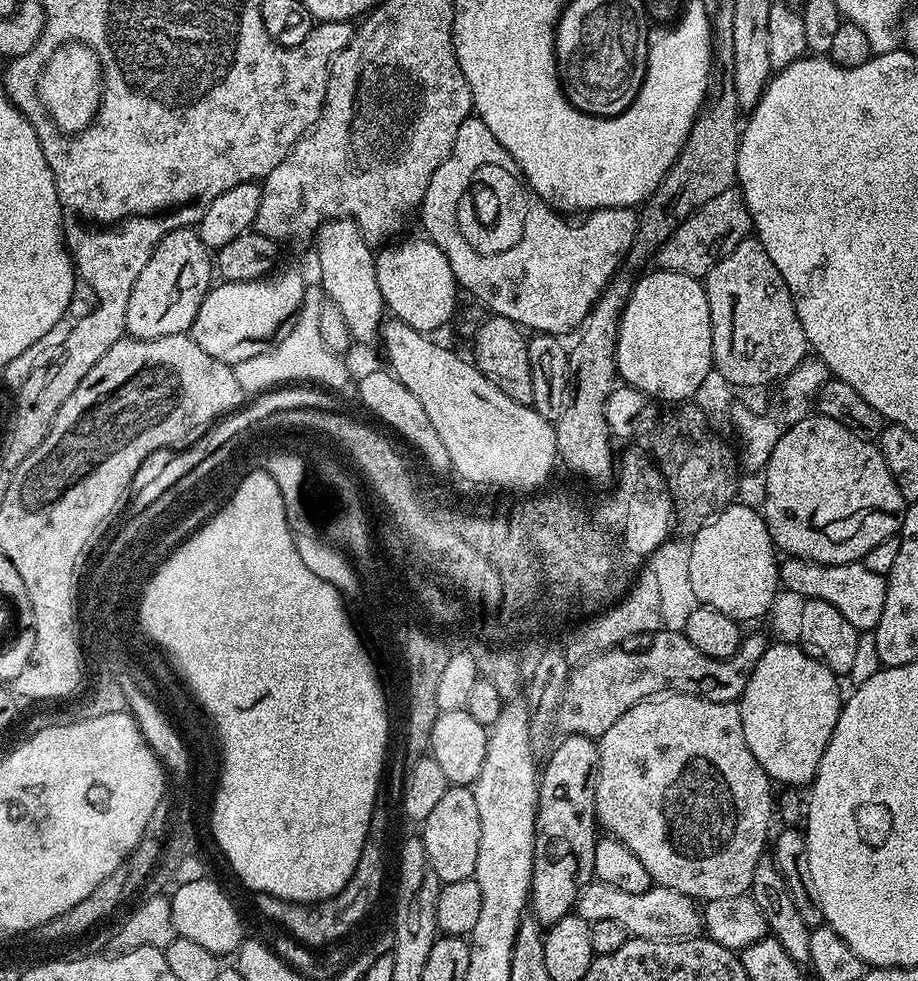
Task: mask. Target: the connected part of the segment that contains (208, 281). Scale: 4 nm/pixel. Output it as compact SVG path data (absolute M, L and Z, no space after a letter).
M185 226L168 232L162 238L162 242L158 242L154 254L150 254L150 262L146 262L142 274L138 274L138 282L134 282L130 306L126 308L125 333L134 340L153 340L187 333L206 298L208 289L213 287L212 276L214 277L214 256L202 242L199 231L195 227Z

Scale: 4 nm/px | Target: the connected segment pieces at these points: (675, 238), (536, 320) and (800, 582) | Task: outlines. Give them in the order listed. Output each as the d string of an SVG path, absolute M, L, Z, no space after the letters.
M737 187L727 188L717 197L710 198L705 206L700 206L674 230L674 234L656 252L655 265L665 271L703 279L718 261L738 246L738 242L749 237L752 229L752 219L744 204L744 196Z
M475 114L469 116L466 122L462 122L462 126L458 126L454 146L442 162L442 166L438 166L438 170L434 170L434 174L430 178L430 186L426 186L424 200L418 209L420 224L424 227L423 235L427 239L433 240L438 246L438 250L442 250L442 254L446 254L446 258L450 262L450 270L454 270L456 283L463 291L465 288L470 295L477 296L489 308L487 311L491 315L510 318L510 322L520 325L521 329L533 328L531 330L533 333L546 336L560 336L565 334L564 332L570 331L569 333L571 333L573 330L579 329L586 314L590 314L590 310L599 299L601 292L612 280L617 268L623 264L625 254L631 250L636 237L637 215L636 208L594 208L585 215L588 217L581 224L571 224L568 221L571 219L565 218L557 209L550 207L537 192L529 188L527 180L520 175L520 168L517 166L516 160L502 147L498 138L494 138L494 134L490 134L486 122L482 122Z
M784 558L778 564L778 580L785 589L797 592L803 598L821 599L822 602L828 602L846 618L847 622L852 623L859 630L875 630L878 626L878 618L882 618L882 606L886 606L887 579L874 574L874 570L866 570L866 566L862 562L855 564L816 564L813 560Z

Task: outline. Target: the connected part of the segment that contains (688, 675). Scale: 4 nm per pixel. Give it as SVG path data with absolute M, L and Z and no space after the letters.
M659 631L651 637L652 645L641 652L623 652L617 646L609 651L575 665L563 685L564 693L558 706L556 728L570 736L590 736L599 738L638 702L659 692L685 692L691 696L701 696L710 702L739 701L746 690L746 682L758 666L758 658L766 654L770 643L760 632L752 632L743 637L740 648L730 658L715 660L702 650L690 646L683 631Z

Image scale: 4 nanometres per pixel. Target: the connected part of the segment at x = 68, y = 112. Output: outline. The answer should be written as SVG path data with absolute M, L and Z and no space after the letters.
M64 44L52 55L40 76L40 102L46 106L48 117L69 134L90 127L100 109L102 93L104 69L100 66L99 54L88 44Z

